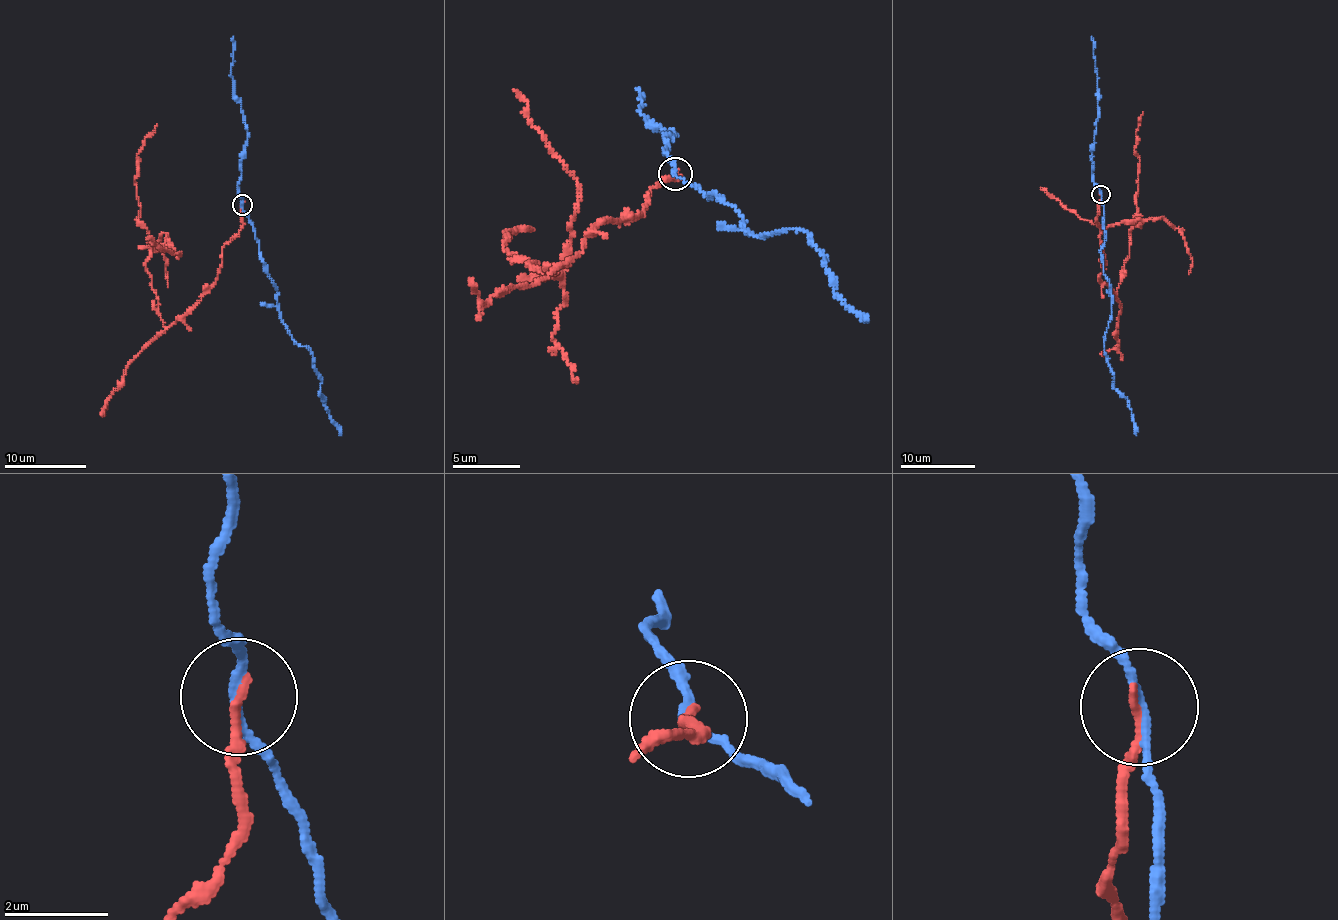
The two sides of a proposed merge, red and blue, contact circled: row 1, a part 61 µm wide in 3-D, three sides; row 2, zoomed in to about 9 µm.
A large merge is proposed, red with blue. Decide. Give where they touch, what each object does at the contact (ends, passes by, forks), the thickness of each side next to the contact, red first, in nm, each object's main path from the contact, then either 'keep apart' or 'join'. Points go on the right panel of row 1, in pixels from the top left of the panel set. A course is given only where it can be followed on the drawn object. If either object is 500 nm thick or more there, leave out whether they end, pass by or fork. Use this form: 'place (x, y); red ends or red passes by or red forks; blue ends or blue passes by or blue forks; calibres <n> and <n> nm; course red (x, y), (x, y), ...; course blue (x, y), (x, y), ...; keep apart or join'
place (1101, 194); red ends; blue passes by; calibres 190 and 150 nm; course red (1101, 195), (1100, 280), (1115, 292), (1129, 256), (1129, 229), (1141, 221), (1105, 229), (1041, 187); course blue (1101, 195), (1104, 235), (1101, 259), (1109, 282), (1111, 308), (1104, 354), (1114, 387), (1131, 411), (1136, 435); keep apart

